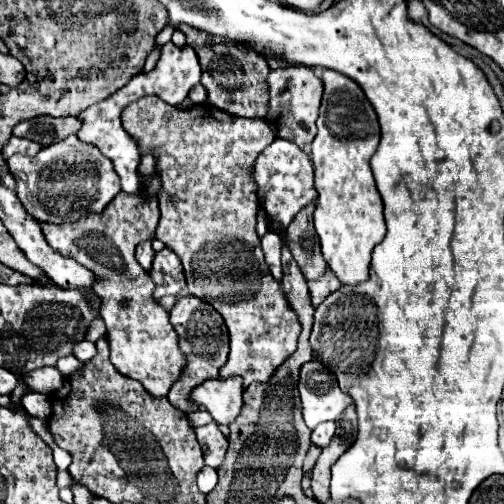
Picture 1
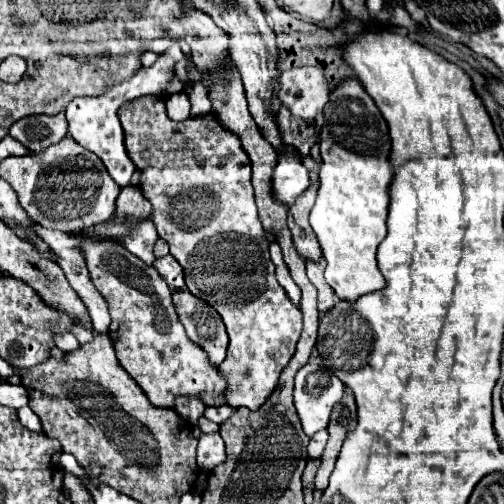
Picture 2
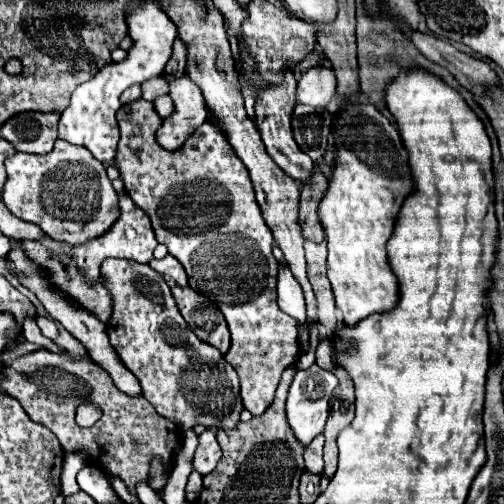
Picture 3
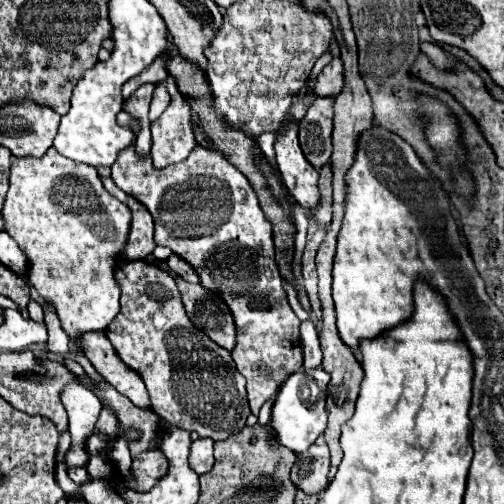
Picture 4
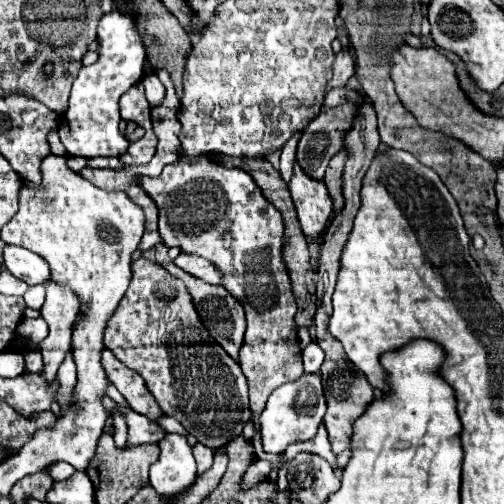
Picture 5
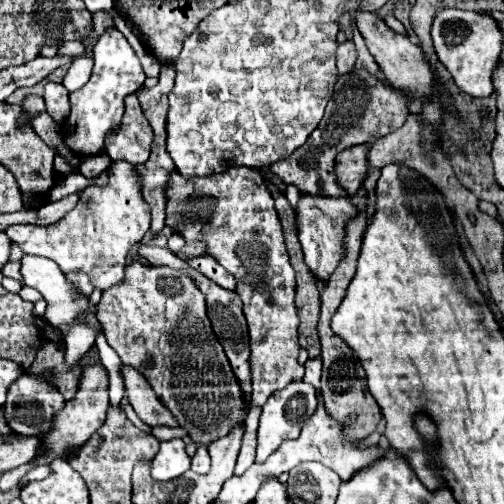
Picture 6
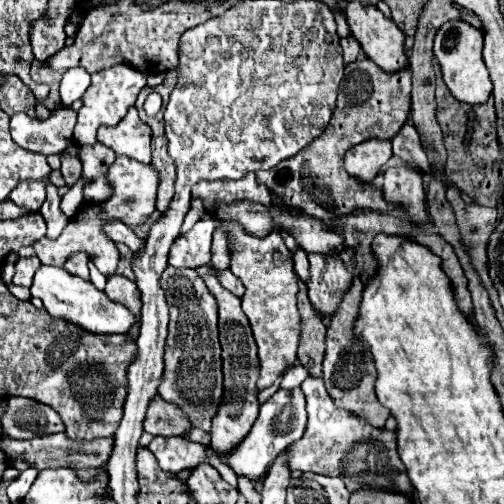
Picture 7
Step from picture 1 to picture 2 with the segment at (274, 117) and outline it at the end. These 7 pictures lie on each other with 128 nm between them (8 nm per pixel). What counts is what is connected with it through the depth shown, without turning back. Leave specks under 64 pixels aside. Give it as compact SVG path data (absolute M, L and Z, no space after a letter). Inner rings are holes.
M318 66L290 68L278 76L276 96L280 104L284 104L292 116L304 120L308 126L312 126L320 110L326 106L328 94L330 86Z

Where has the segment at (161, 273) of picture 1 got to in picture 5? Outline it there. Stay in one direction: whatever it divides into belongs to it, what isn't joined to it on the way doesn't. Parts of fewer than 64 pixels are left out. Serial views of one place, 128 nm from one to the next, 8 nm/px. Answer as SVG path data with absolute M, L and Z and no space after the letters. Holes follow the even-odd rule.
M180 254L174 260L174 264L178 268L182 268L184 272L188 272L190 276L194 276L194 278L200 278L200 280L204 280L208 284L220 284L220 272L216 270L216 266L208 264L208 260L204 260L204 258Z

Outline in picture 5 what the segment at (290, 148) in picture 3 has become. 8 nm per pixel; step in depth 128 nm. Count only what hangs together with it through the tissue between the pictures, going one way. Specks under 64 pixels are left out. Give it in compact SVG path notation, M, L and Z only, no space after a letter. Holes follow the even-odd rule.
M294 160L294 174L288 182L302 232L306 236L316 236L326 228L332 214L332 200L320 180L306 176L300 164Z

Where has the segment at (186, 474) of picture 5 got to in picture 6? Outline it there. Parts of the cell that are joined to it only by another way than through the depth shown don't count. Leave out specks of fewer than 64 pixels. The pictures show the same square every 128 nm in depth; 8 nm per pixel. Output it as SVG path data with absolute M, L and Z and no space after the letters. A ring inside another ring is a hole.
M182 440L160 442L160 450L152 464L152 478L168 482L186 472L186 444Z

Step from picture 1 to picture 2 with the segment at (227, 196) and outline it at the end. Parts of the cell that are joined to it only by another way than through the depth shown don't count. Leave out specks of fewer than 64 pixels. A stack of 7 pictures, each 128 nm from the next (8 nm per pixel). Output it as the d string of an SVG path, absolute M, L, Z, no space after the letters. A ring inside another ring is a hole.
M144 96L124 104L118 110L118 118L124 128L128 156L132 158L134 166L142 170L140 188L152 202L152 222L158 230L158 236L168 242L170 254L184 268L188 290L200 300L212 304L226 324L230 346L226 360L218 366L226 380L226 404L232 408L246 406L256 410L272 394L282 368L294 356L302 332L302 312L292 304L284 288L274 278L274 264L268 254L266 232L258 220L254 204L254 188L250 182L252 164L242 148L240 136L224 128L214 112L174 122L166 114L164 98L156 96Z

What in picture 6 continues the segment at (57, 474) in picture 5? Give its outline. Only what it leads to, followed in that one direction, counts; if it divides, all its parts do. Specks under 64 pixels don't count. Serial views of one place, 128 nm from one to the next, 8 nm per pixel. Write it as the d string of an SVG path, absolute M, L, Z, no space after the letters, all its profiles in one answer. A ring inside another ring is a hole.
M44 466L44 468L34 468L32 472L28 472L28 476L24 478L24 482L20 482L20 488L22 486L26 486L28 482L32 482L32 480L44 480L44 478L48 478L50 476L50 466Z

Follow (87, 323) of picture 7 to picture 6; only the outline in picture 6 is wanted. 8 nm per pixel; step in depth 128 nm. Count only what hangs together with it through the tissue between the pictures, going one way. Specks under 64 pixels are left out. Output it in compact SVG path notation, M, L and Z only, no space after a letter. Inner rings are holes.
M24 254L20 264L24 284L36 288L48 302L44 314L44 320L48 324L72 324L76 314L88 308L88 298L76 300L76 296L72 296L72 288L68 288L66 276L60 272L60 268L56 268L56 264L52 264L52 260L44 256ZM74 326L70 330L70 334L64 338L64 362L66 362L66 366L74 368L80 362L80 358L88 352L88 348L92 348L94 336L96 336L96 332L88 326Z

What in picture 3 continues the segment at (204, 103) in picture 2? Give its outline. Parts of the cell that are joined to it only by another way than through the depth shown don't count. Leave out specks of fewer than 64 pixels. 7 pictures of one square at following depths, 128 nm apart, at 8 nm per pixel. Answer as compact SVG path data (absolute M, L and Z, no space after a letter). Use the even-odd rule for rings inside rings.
M174 78L170 82L170 96L176 110L164 120L158 140L164 148L178 148L188 134L192 134L192 128L198 128L204 120L208 120L208 112L200 88L190 78Z

